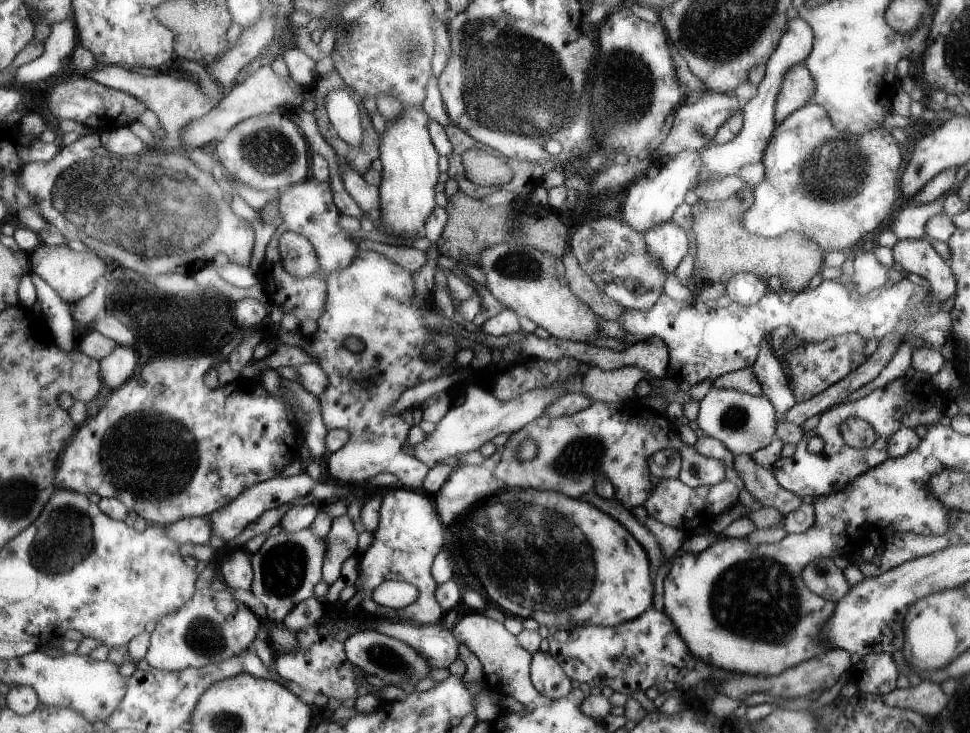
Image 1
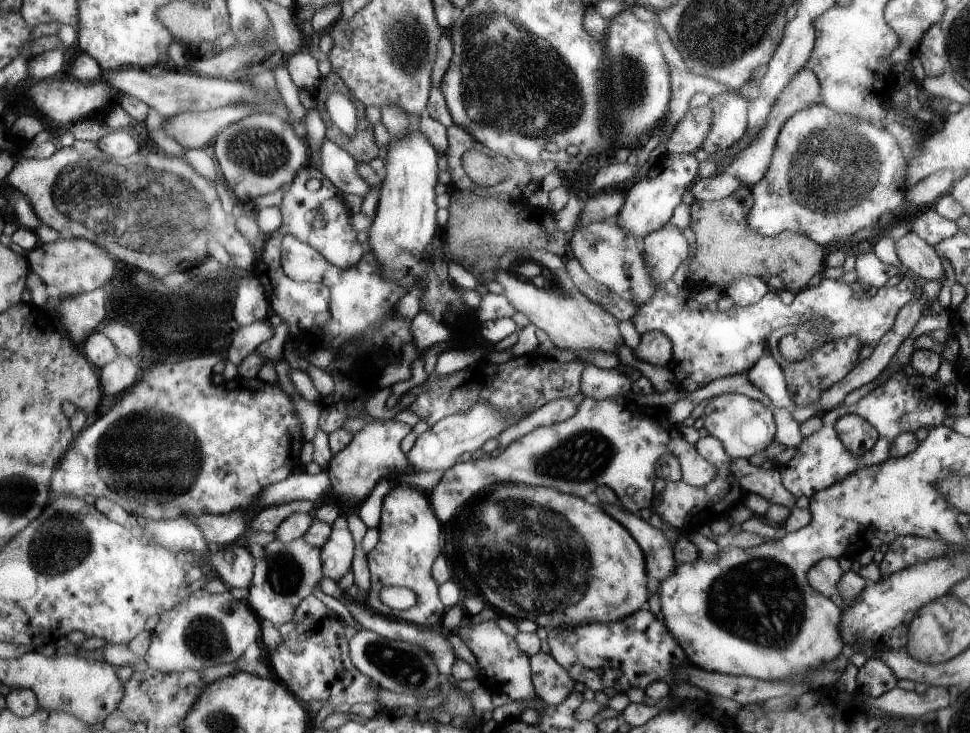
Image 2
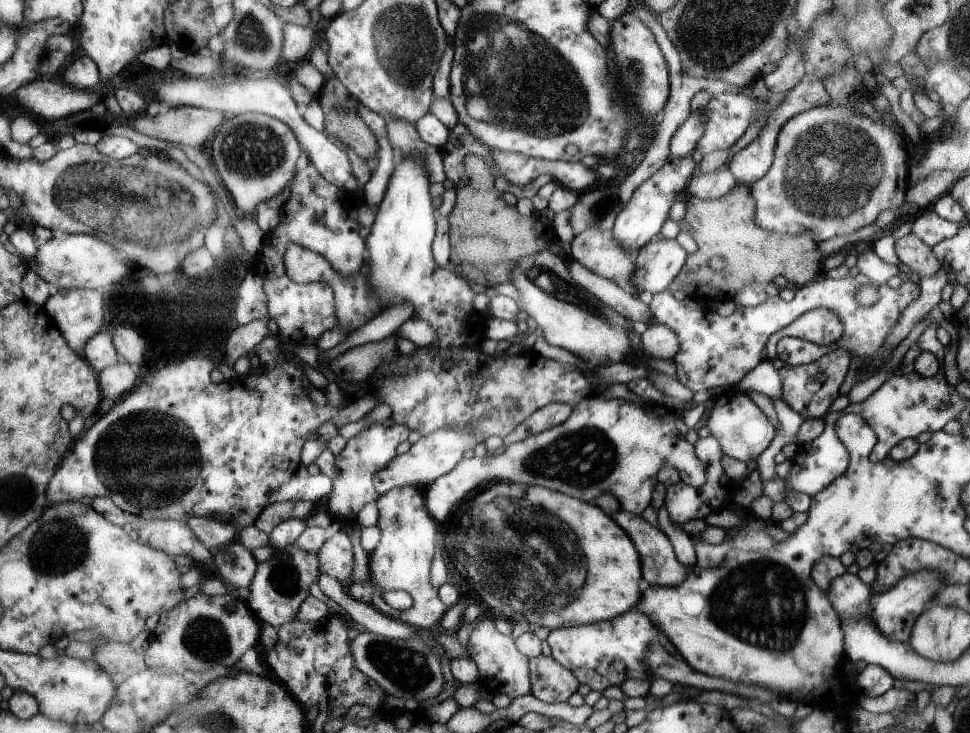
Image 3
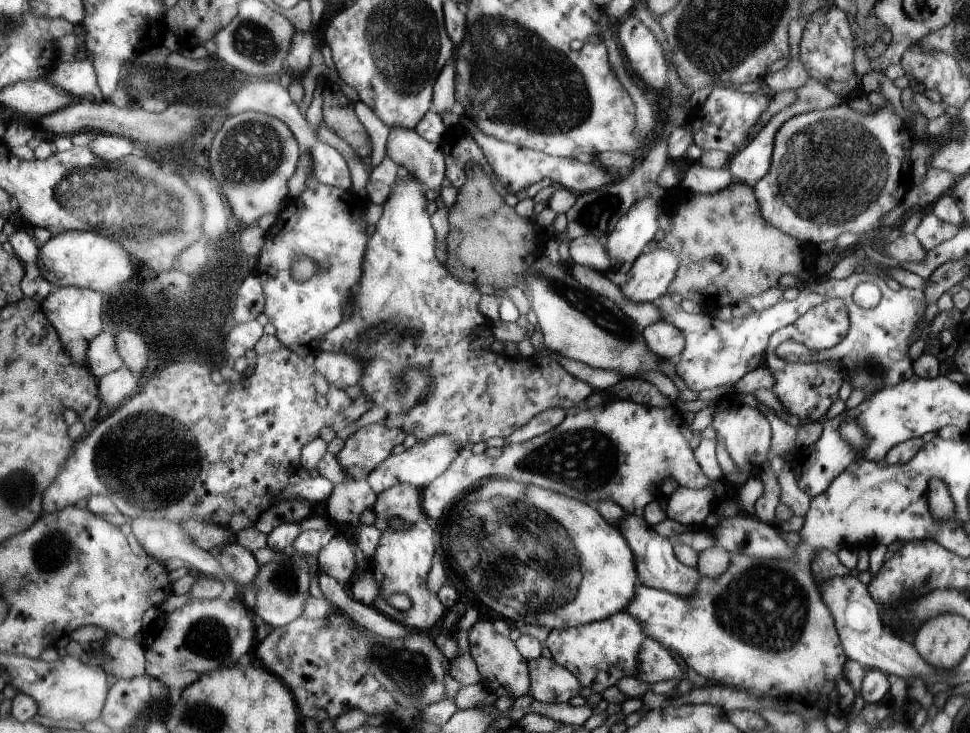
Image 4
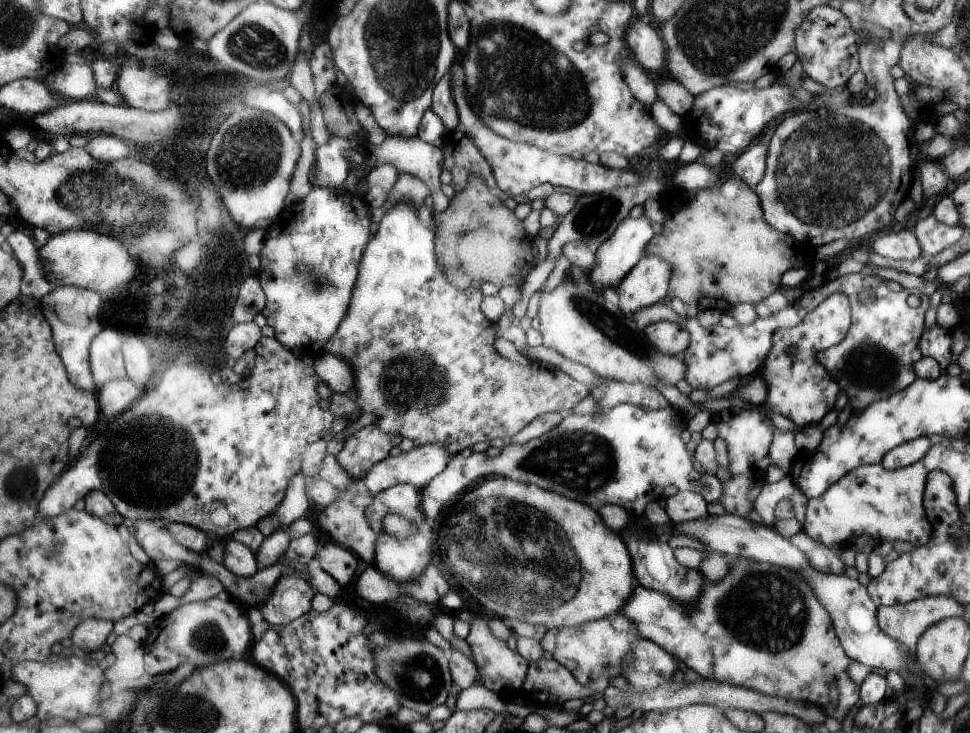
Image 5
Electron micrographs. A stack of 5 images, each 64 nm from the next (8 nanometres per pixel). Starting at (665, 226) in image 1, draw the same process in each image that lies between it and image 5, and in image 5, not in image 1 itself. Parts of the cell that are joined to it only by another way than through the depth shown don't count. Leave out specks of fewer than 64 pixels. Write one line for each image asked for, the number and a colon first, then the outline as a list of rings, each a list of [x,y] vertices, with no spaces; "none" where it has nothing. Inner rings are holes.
2: [[[665,224],[661,230],[643,238],[643,252],[647,264],[655,272],[655,284],[663,284],[679,270],[679,264],[689,256],[691,248],[687,246],[687,240],[679,228]]]
3: [[[661,234],[653,236],[643,248],[639,248],[635,252],[635,262],[637,262],[637,270],[633,274],[633,282],[637,286],[637,298],[643,302],[643,304],[649,304],[651,302],[651,296],[663,292],[669,288],[669,284],[689,266],[689,260],[687,260],[687,250],[685,250],[685,244],[679,244],[675,238],[663,238]]]
4: [[[647,248],[643,254],[625,268],[623,296],[635,304],[647,304],[663,296],[675,280],[681,266],[681,256],[667,248]]]
5: [[[645,254],[633,270],[617,286],[617,304],[627,316],[635,314],[639,308],[667,302],[667,290],[671,280],[673,264],[661,256]]]

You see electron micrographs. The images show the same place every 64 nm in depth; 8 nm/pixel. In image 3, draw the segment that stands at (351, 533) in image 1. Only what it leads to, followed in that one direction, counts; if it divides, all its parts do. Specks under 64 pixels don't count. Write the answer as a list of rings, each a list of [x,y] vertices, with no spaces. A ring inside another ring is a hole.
[[[339,530],[321,548],[321,572],[329,574],[341,582],[351,578],[353,572],[353,542],[347,532]]]

